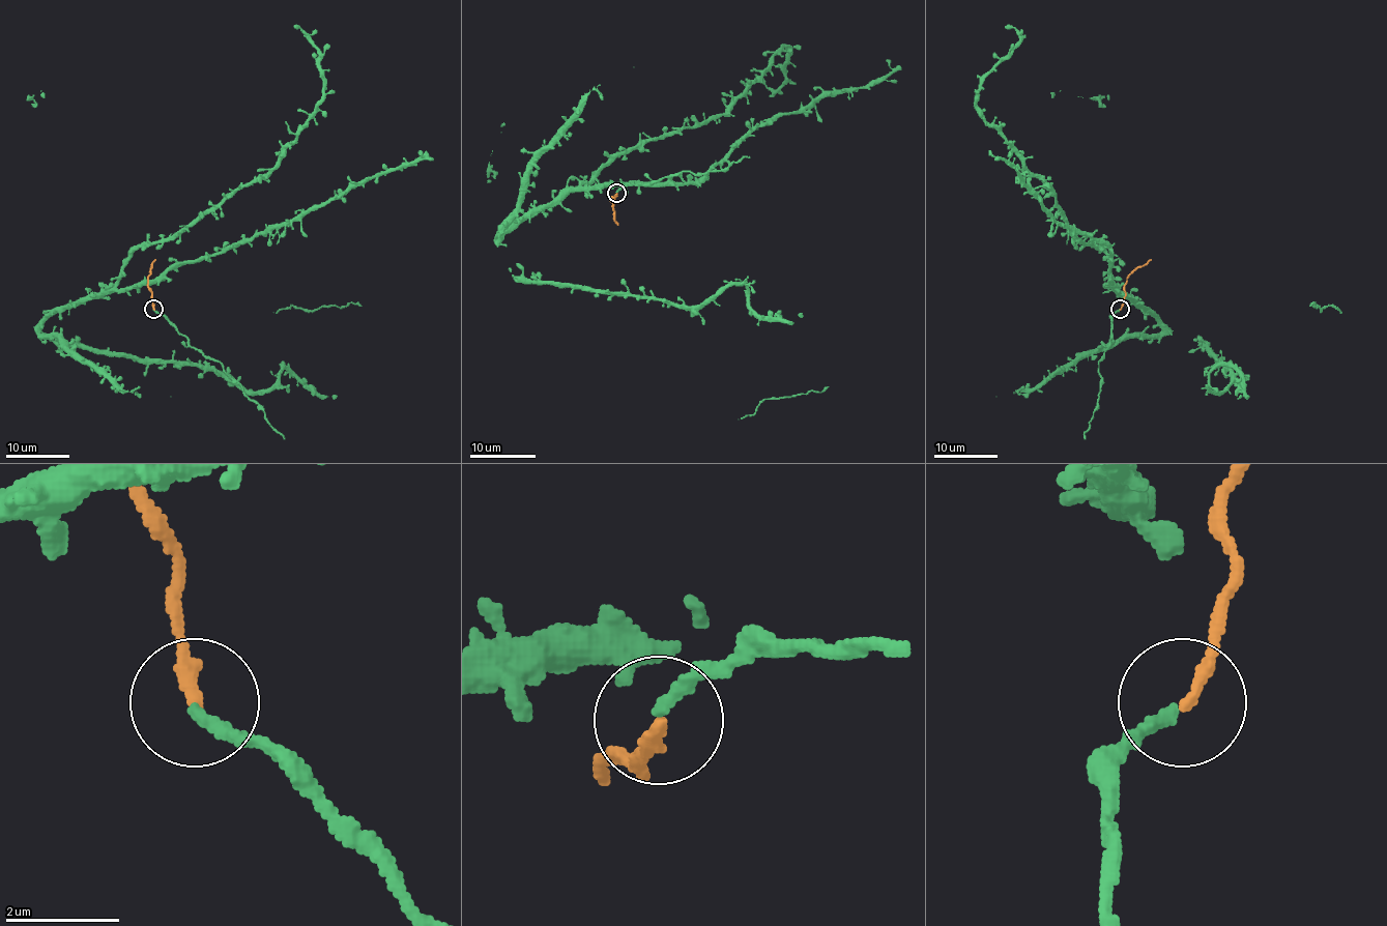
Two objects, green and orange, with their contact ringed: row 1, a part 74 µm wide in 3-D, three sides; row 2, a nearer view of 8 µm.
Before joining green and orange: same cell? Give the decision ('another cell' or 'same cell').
same cell

